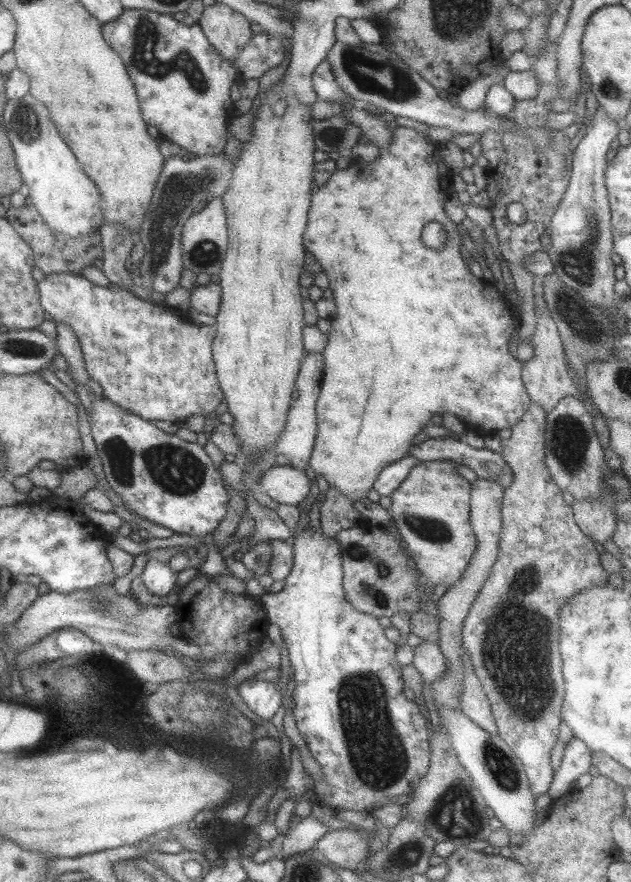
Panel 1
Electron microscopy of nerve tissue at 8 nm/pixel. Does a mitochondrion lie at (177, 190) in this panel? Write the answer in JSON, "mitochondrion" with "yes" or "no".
{"mitochondrion":"yes"}

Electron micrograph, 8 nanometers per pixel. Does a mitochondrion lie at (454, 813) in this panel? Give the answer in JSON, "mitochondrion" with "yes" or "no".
{"mitochondrion":"yes"}

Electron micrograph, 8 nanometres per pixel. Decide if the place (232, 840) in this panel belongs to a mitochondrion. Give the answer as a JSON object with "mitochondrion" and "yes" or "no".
{"mitochondrion":"no"}

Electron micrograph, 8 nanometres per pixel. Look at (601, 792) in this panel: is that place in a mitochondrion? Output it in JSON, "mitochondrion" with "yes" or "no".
{"mitochondrion":"no"}

